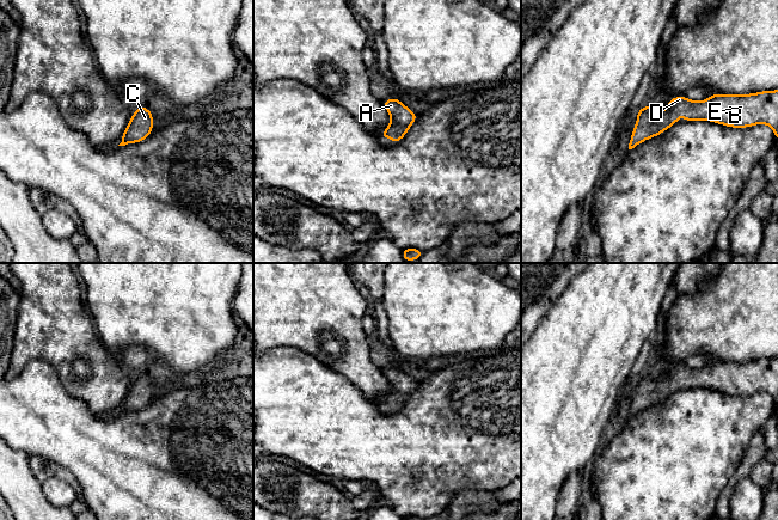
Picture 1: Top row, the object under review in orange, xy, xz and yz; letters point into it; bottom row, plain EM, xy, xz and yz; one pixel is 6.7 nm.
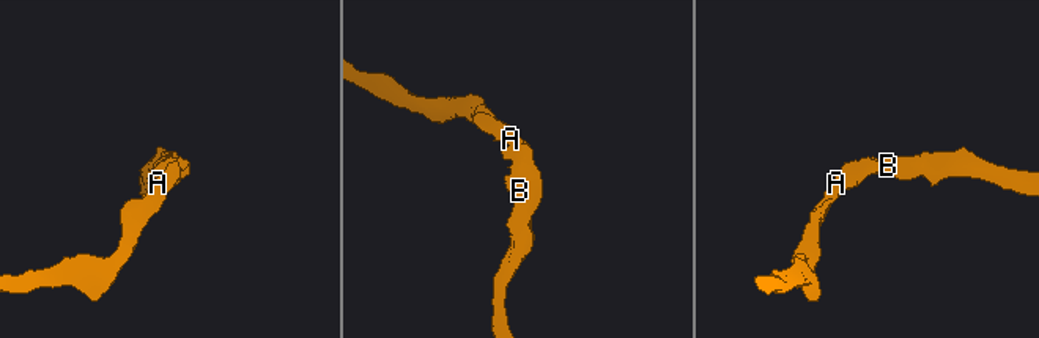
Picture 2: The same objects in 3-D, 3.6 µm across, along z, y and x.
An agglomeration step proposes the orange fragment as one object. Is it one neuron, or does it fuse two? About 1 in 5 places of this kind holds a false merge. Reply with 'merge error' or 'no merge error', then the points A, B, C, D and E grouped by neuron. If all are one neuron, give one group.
no merge error; groups A B C D E

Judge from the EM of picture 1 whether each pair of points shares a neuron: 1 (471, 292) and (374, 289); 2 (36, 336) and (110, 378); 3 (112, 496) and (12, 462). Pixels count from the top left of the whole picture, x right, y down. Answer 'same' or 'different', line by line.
1: different
2: same
3: different

